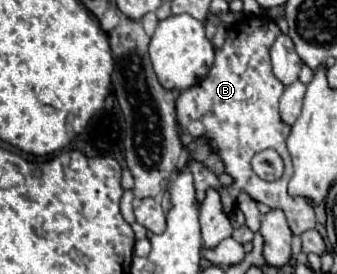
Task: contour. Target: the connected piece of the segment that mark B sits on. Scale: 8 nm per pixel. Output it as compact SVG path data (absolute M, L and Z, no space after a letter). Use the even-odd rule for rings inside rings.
M244 17L242 21L230 25L224 47L216 51L216 59L214 59L214 65L208 77L202 79L198 85L180 93L176 101L176 111L178 111L182 143L188 145L192 137L200 137L200 135L208 137L212 147L218 149L220 159L226 165L226 171L234 179L234 183L228 189L222 189L220 185L216 185L214 173L208 173L208 169L204 169L196 161L188 161L186 169L190 169L194 175L194 187L196 187L198 201L204 199L204 193L208 187L214 187L220 191L224 209L230 213L232 207L236 205L236 195L240 191L246 191L254 201L260 201L272 209L280 207L288 217L288 225L292 233L302 235L304 231L314 229L316 215L314 215L312 201L298 197L298 195L288 195L288 189L286 189L294 173L292 159L286 149L286 139L292 127L280 119L278 101L284 93L284 85L274 77L270 55L268 55L268 49L272 47L272 41L278 35L280 35L280 29L270 17ZM268 147L280 153L280 157L284 159L284 167L286 167L282 179L274 183L262 181L250 167L250 159L254 157L254 153L268 149Z

